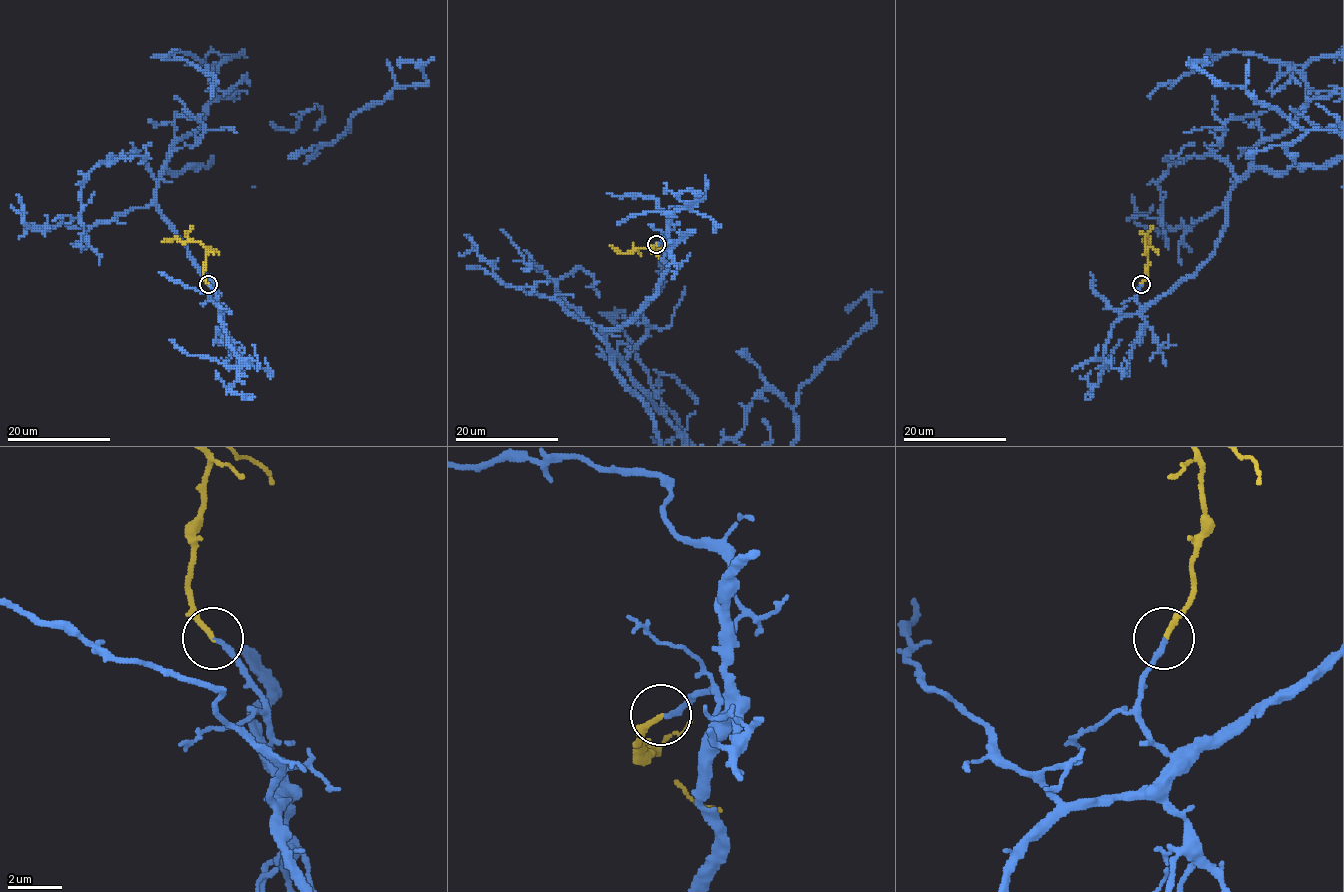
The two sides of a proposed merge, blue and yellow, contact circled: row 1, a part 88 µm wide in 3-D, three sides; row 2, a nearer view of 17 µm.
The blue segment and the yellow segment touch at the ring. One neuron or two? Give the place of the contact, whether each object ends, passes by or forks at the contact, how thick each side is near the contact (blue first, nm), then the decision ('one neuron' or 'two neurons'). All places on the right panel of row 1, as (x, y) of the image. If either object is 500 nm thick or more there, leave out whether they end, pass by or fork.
at (1141, 284); blue ends there; yellow ends there; 170 nm thick on the blue side, 180 nm on the other; one neuron

